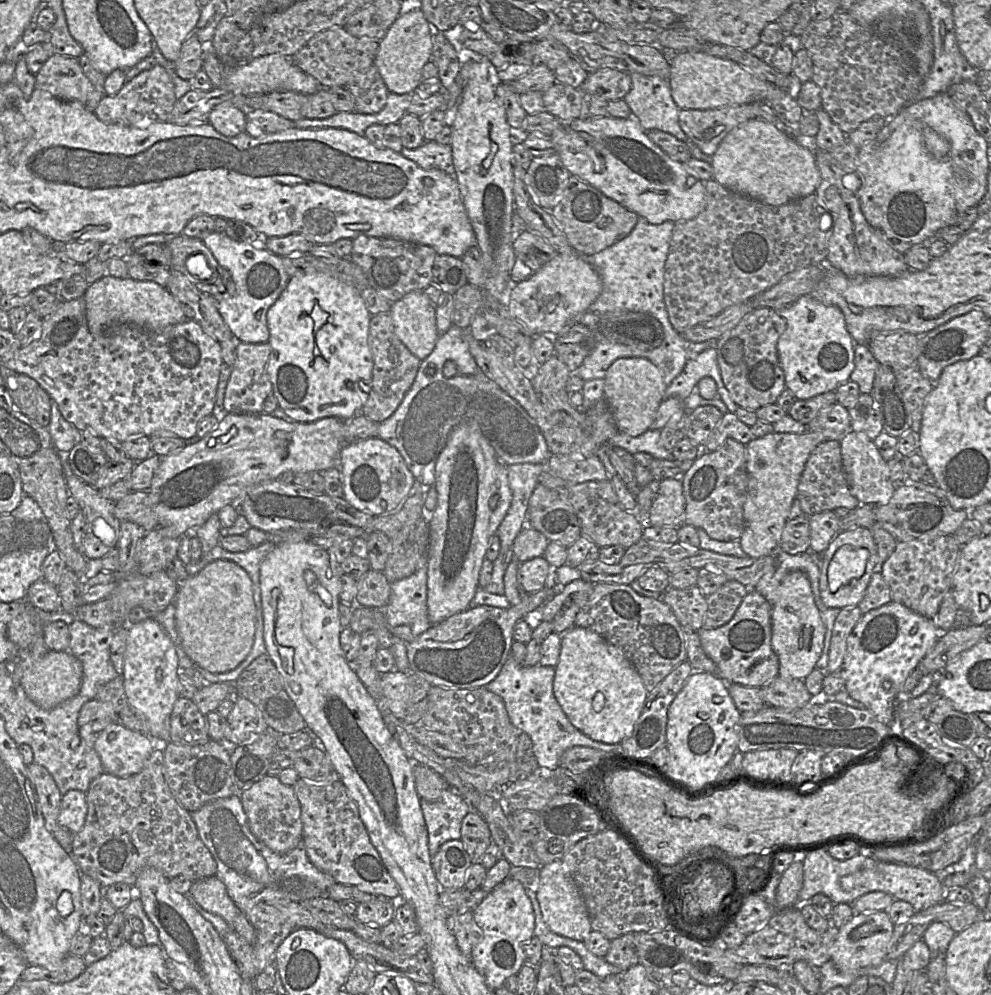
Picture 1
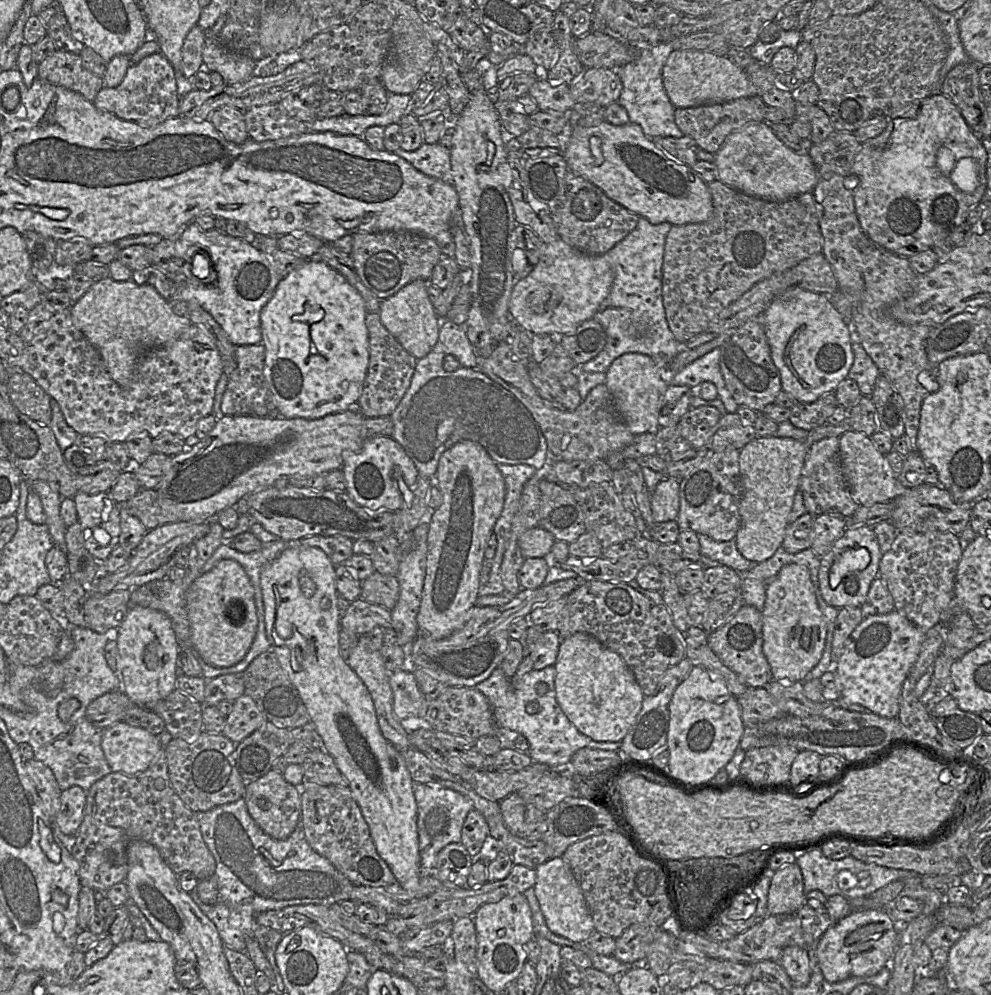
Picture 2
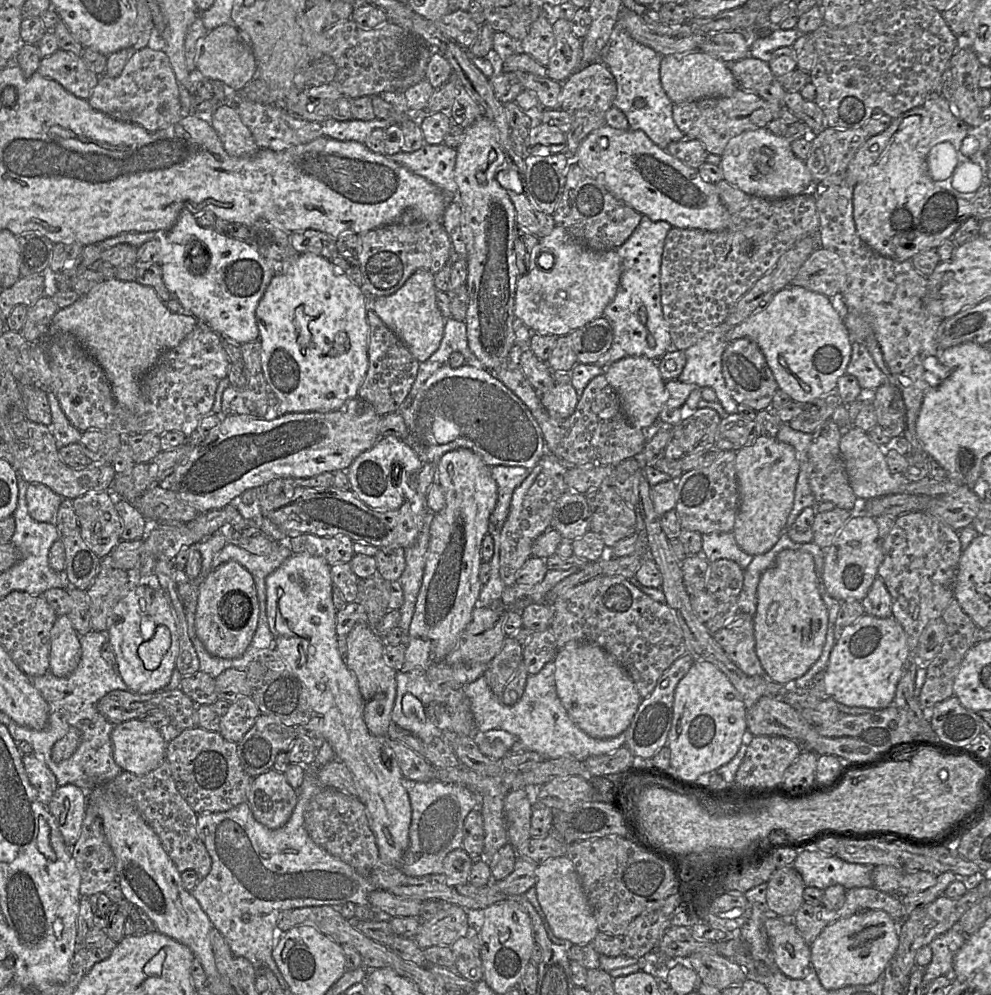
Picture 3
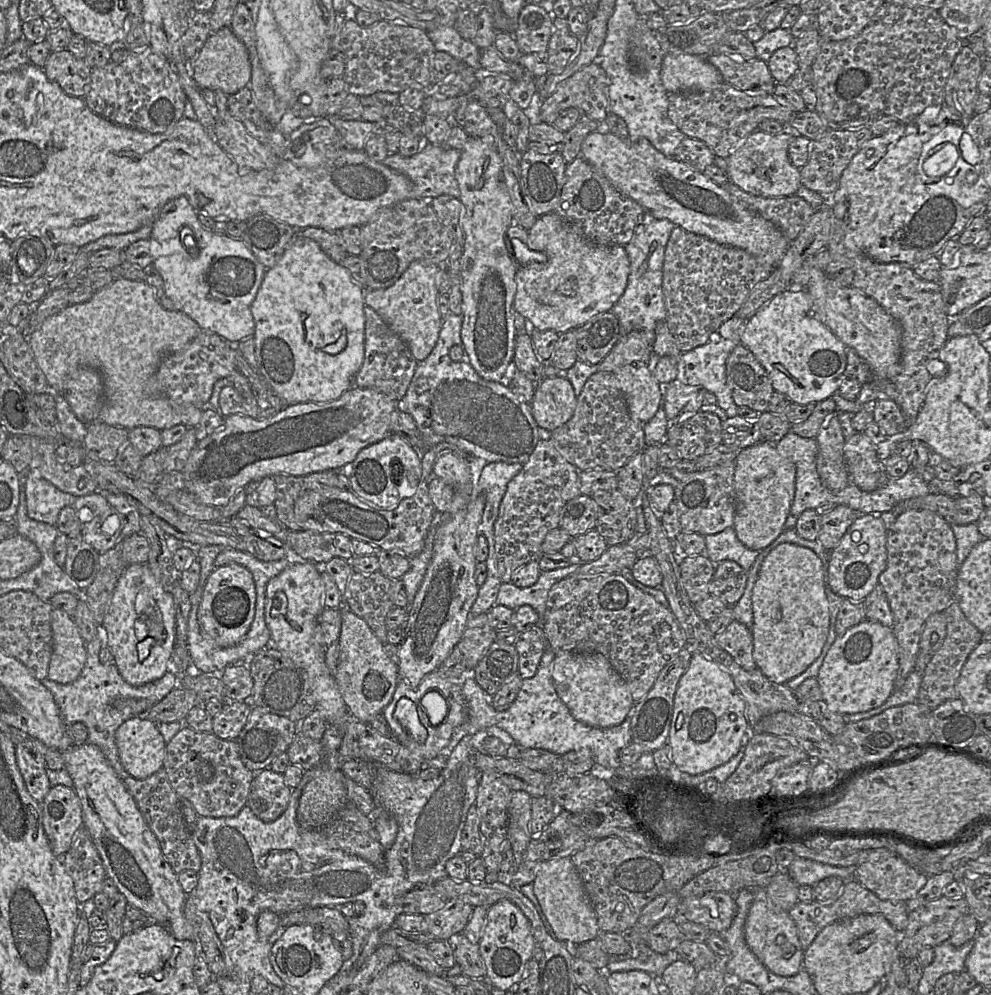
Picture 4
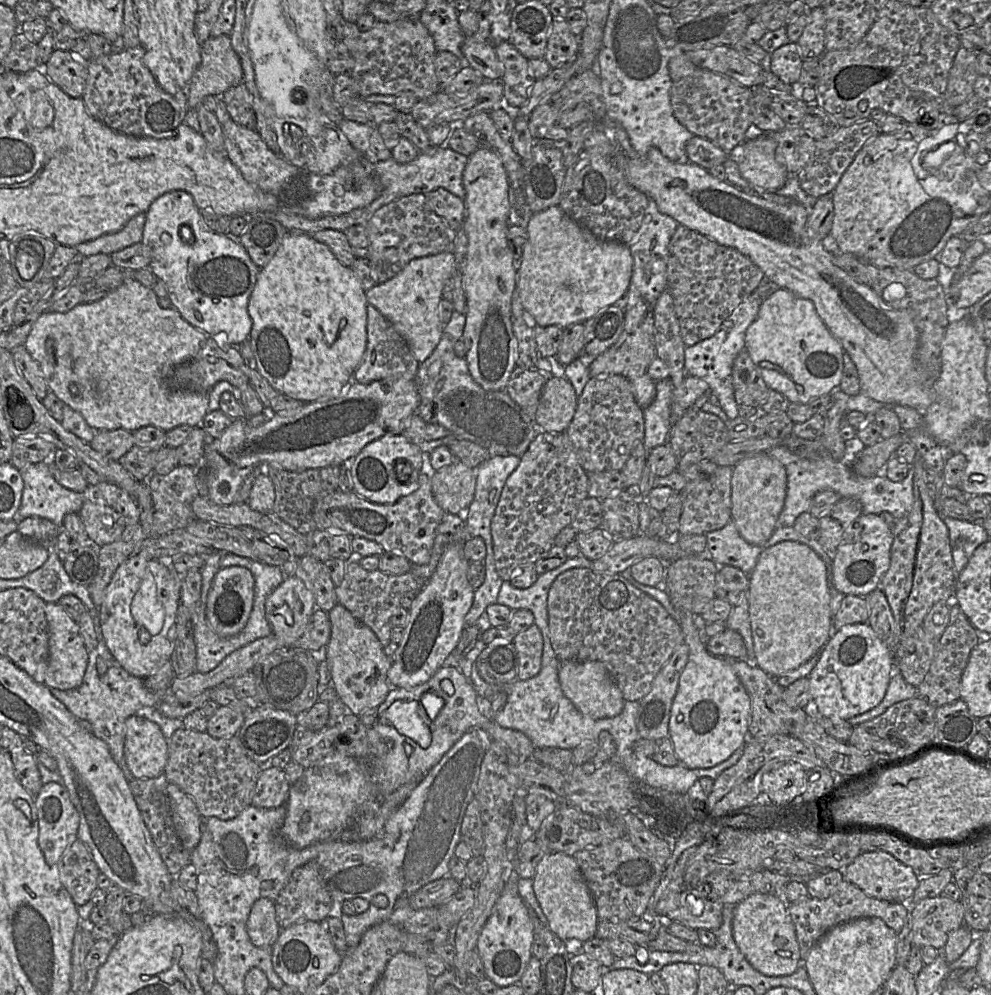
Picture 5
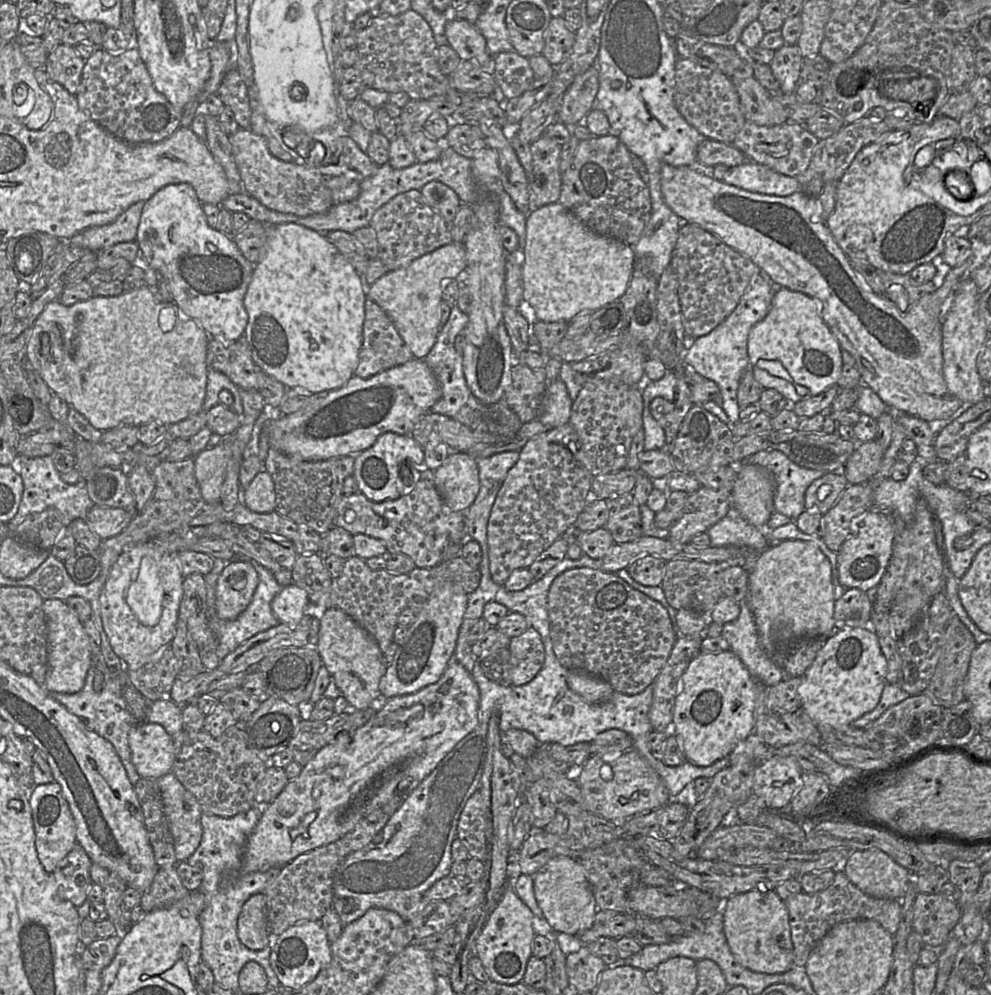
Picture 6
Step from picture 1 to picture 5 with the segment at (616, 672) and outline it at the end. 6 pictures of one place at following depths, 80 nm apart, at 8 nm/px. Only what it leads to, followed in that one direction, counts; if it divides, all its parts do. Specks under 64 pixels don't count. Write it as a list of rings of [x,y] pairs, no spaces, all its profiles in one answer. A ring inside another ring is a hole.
[[[560,661],[558,677],[564,695],[583,714],[593,719],[612,718],[619,715],[625,699],[616,682],[600,661]]]

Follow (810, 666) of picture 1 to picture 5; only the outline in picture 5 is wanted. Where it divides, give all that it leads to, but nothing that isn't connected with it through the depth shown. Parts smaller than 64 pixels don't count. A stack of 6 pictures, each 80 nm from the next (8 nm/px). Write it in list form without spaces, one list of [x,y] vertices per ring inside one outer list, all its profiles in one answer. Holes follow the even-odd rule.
[[[782,541],[764,549],[749,574],[749,615],[757,665],[769,676],[779,677],[799,668],[814,657],[830,640],[831,597],[827,570],[822,558],[809,546],[797,541]]]

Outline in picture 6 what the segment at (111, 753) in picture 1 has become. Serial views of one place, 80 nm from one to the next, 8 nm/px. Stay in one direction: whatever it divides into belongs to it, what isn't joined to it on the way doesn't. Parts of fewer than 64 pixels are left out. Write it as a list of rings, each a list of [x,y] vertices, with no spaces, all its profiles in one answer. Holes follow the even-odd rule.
[[[137,722],[128,735],[132,763],[141,778],[158,780],[171,772],[173,737],[158,723]]]

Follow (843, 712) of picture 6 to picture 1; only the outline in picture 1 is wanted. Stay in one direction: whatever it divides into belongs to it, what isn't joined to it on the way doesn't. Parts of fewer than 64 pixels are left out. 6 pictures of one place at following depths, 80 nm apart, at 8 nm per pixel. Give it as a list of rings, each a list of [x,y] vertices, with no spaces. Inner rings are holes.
[[[894,601],[863,614],[847,638],[841,667],[845,690],[880,722],[891,724],[895,718],[897,700],[905,699],[902,697],[902,687],[907,677],[918,667],[939,637],[940,631],[932,619]]]

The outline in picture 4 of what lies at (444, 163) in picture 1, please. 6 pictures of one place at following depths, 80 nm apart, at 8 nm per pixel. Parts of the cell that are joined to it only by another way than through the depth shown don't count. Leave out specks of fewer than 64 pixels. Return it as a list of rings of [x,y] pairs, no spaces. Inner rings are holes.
[[[424,142],[420,151],[411,157],[404,157],[399,153],[389,154],[381,163],[410,180],[409,199],[426,199],[431,202],[433,198],[440,195],[451,195],[459,199],[460,190],[455,178],[455,170],[460,156],[459,150]]]

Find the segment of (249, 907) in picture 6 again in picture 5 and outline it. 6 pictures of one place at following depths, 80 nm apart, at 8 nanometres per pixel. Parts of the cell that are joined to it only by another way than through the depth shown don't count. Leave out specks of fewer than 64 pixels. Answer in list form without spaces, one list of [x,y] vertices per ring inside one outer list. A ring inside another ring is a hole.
[[[267,898],[258,899],[251,908],[246,928],[255,946],[273,946],[282,930],[276,919],[274,902]]]

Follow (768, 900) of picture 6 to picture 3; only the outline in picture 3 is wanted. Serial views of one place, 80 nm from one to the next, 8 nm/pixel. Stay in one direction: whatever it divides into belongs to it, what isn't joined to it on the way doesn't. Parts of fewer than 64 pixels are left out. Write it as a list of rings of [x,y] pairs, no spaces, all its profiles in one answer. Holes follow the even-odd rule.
[[[770,914],[764,922],[768,937],[768,946],[772,952],[774,962],[780,971],[791,979],[803,978],[810,966],[810,946],[808,946],[799,934],[792,919],[778,917]]]

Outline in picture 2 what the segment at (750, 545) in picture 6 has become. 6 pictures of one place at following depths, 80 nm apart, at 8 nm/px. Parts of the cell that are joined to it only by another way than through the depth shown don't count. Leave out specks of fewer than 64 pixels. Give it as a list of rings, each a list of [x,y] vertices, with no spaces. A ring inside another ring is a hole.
[[[698,534],[700,553],[722,565],[727,565],[737,572],[746,572],[754,564],[738,550],[735,539],[715,541],[707,535]]]

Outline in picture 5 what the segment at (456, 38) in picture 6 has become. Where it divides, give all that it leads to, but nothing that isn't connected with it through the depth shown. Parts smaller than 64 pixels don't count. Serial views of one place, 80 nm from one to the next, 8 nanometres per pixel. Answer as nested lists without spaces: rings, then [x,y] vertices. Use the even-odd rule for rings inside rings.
[[[471,36],[465,37],[461,52],[467,64],[484,79],[501,80],[504,66],[498,60],[494,47],[490,42],[478,42]]]

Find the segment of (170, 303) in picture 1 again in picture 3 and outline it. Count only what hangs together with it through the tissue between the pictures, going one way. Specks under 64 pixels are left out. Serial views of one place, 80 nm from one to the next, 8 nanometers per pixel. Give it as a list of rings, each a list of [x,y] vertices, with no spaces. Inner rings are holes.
[[[104,279],[53,317],[50,335],[68,333],[103,369],[116,403],[133,413],[145,412],[140,384],[158,357],[179,343],[198,324],[193,315],[171,312],[151,286]]]

